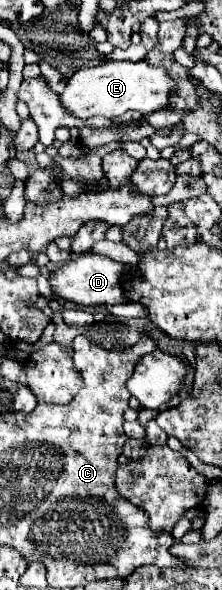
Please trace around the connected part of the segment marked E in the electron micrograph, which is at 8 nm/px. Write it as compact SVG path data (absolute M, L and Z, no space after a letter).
M103 62L99 66L77 70L61 92L61 104L77 114L77 118L105 116L115 118L127 110L139 110L143 116L169 106L169 94L177 90L177 82L161 66L147 62Z

